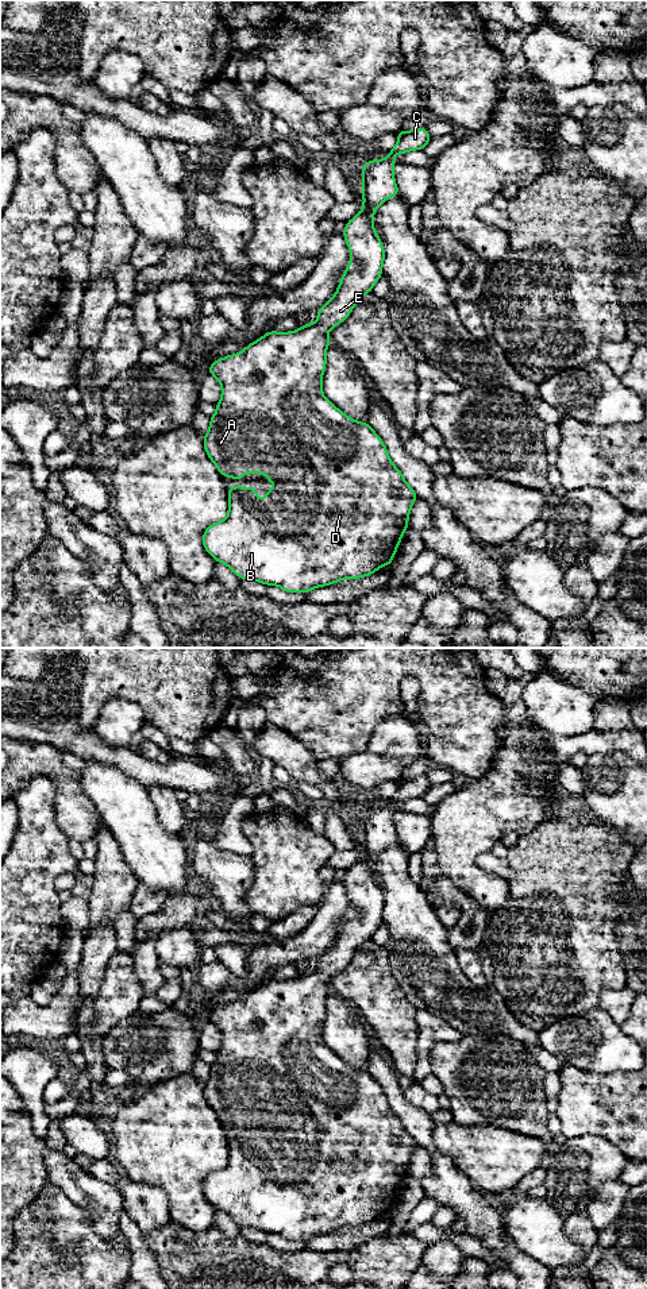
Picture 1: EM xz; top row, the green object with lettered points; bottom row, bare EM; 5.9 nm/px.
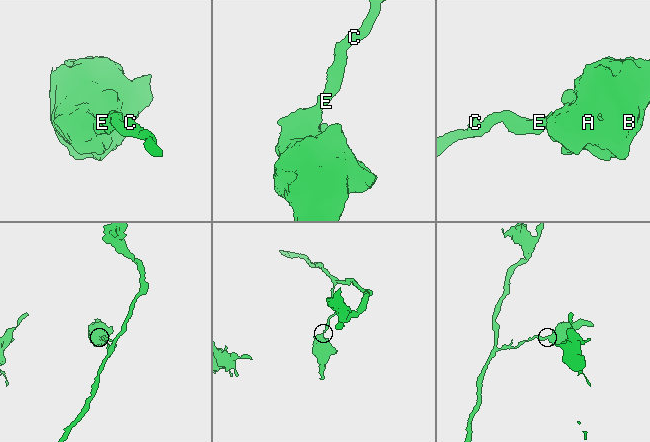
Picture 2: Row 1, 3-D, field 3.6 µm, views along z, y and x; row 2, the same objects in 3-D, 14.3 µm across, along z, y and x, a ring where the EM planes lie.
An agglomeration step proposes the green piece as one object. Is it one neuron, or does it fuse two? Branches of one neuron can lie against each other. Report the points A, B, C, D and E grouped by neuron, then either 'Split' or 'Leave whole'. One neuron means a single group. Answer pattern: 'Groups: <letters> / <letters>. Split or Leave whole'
Groups: A B C D E. Leave whole

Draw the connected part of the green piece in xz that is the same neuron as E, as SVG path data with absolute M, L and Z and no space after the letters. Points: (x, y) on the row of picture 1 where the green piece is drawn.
M417 128L413 131L400 131L397 134L397 144L388 151L389 157L386 159L374 159L363 163L362 170L362 196L363 196L363 207L362 211L346 223L346 228L343 231L343 236L347 242L347 247L350 250L350 263L346 267L343 277L339 282L338 290L334 297L327 301L317 310L317 321L309 323L304 327L300 327L292 332L274 332L270 331L259 337L257 341L246 346L246 348L238 354L224 356L212 363L208 368L208 373L212 374L222 386L222 398L216 404L216 412L211 417L209 429L204 435L204 449L209 459L213 462L216 468L223 476L230 476L236 481L243 479L243 474L266 474L266 481L276 482L277 487L270 487L263 499L257 497L255 487L227 487L228 493L228 516L219 522L213 522L209 525L203 533L203 545L204 549L217 561L223 563L231 568L231 571L239 576L240 579L253 579L262 584L274 584L281 587L286 593L305 593L308 594L316 587L323 587L327 584L334 584L342 579L358 579L363 576L369 576L384 566L389 566L396 555L397 547L403 539L404 532L408 529L408 517L411 513L411 508L417 499L415 490L407 483L400 470L393 464L389 458L388 449L381 440L381 437L371 429L367 422L361 422L350 418L347 414L340 412L334 404L331 404L323 395L321 379L324 374L324 368L327 364L326 351L331 344L328 339L328 332L338 324L343 323L350 312L354 309L355 304L359 298L371 292L373 286L377 283L380 277L382 275L382 263L385 259L385 251L382 247L382 242L378 238L374 225L373 216L377 208L390 197L398 196L398 188L396 185L396 180L393 177L393 166L396 165L394 155L405 154L412 150L423 150L427 143L432 139L425 128Z

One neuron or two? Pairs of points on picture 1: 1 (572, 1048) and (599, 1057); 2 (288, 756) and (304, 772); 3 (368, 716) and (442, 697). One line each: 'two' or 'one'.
1: one
2: one
3: one

